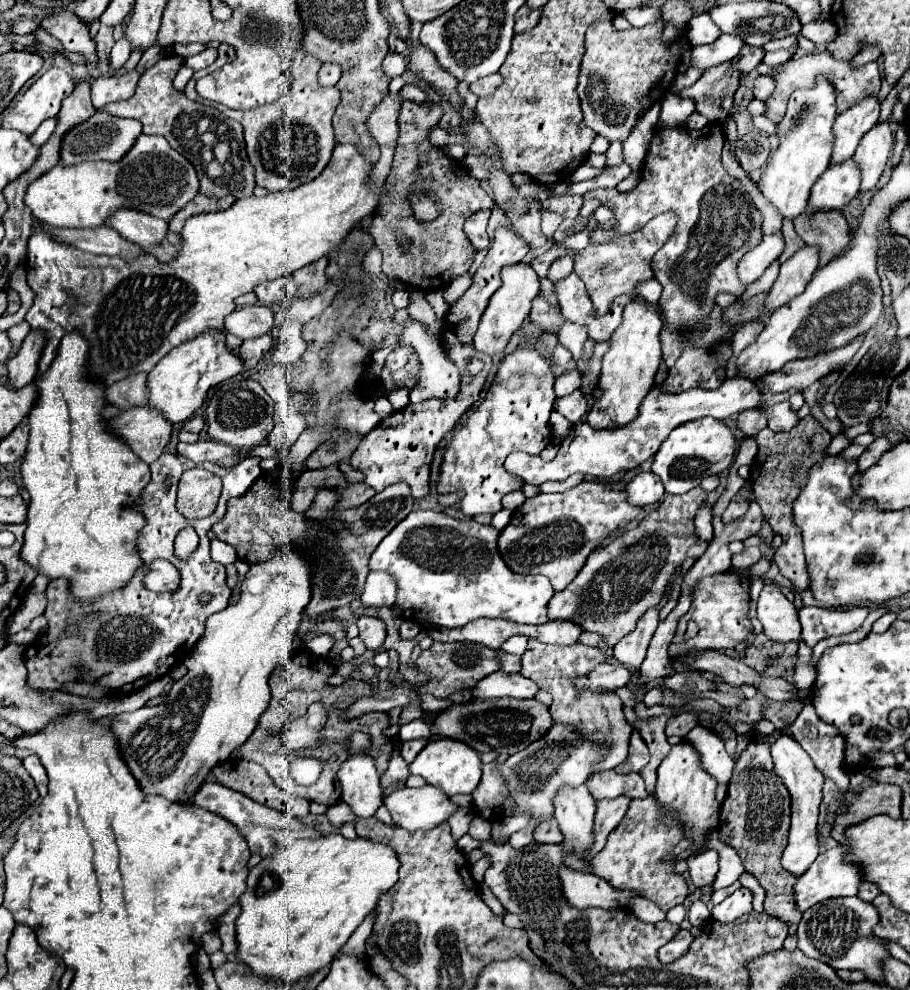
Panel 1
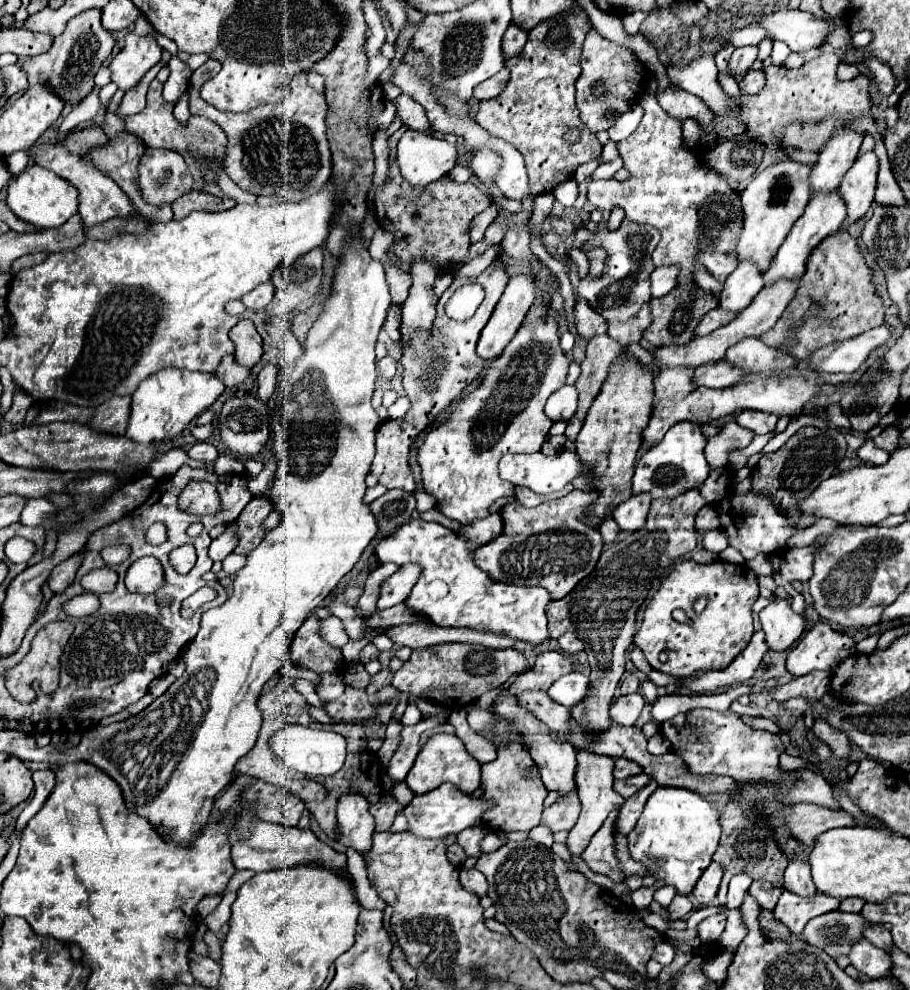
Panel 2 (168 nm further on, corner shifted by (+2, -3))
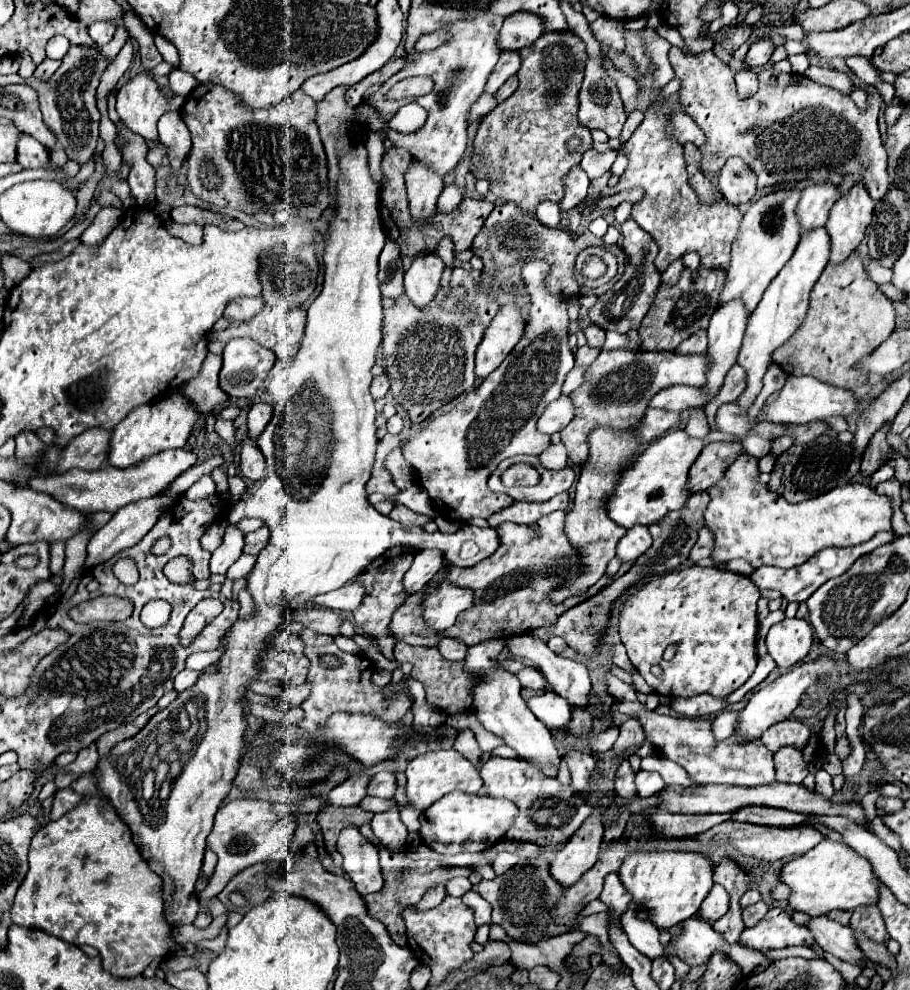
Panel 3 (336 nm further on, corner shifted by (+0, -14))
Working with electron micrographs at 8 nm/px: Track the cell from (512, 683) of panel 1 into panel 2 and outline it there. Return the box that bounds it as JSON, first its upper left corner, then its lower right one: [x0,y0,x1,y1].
[517,691,569,737]

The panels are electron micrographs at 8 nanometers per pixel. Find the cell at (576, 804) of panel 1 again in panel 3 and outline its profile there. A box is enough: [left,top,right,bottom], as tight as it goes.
[465,640,561,766]

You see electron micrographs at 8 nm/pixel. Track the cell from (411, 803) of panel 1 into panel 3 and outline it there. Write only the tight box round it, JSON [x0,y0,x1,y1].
[421,792,517,854]

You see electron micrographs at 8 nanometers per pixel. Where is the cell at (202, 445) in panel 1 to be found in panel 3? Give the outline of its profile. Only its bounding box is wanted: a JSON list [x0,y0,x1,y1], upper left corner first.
[185,476,217,498]

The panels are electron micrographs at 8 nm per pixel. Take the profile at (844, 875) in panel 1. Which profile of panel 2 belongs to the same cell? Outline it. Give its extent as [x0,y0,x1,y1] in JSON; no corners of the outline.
[773,889,841,935]

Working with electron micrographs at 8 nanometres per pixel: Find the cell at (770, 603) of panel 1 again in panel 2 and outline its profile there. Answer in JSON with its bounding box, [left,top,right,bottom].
[759,595,805,651]

